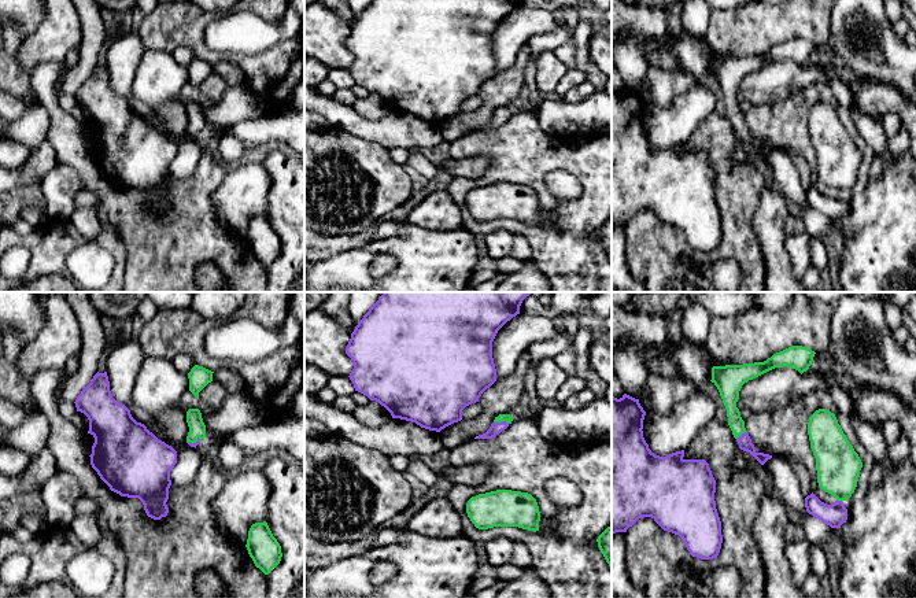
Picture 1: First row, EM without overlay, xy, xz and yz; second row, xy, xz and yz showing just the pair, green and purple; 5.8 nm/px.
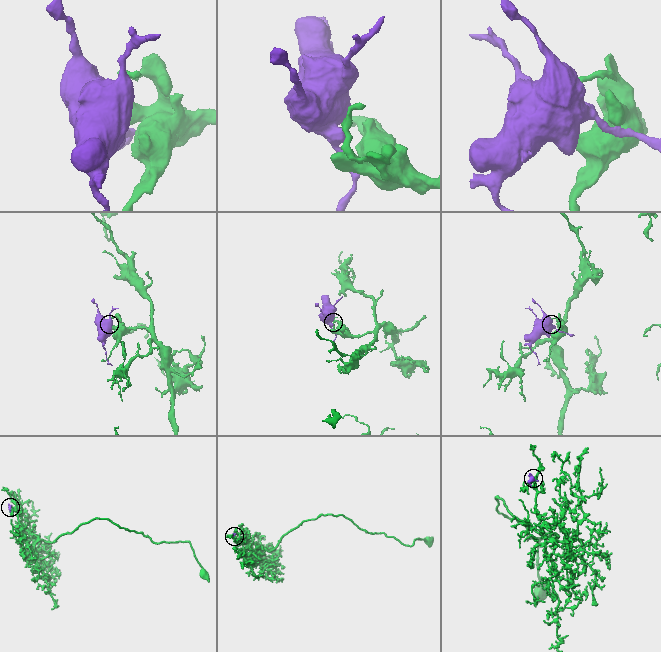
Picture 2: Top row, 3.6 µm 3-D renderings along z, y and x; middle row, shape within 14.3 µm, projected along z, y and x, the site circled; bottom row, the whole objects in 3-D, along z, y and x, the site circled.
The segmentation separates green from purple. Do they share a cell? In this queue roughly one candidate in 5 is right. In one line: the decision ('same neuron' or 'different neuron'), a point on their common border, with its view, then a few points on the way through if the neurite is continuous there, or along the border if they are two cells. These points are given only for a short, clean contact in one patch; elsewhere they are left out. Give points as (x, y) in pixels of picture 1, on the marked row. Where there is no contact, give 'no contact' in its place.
different neuron; meets green in xz at (501, 421)

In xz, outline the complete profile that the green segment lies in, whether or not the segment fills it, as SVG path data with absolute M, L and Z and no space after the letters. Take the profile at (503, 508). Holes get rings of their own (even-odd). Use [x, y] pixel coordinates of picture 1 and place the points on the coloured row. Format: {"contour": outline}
{"contour": "M496 490L479 494L468 501L466 513L479 529L518 527L539 531L539 506L528 492Z"}

